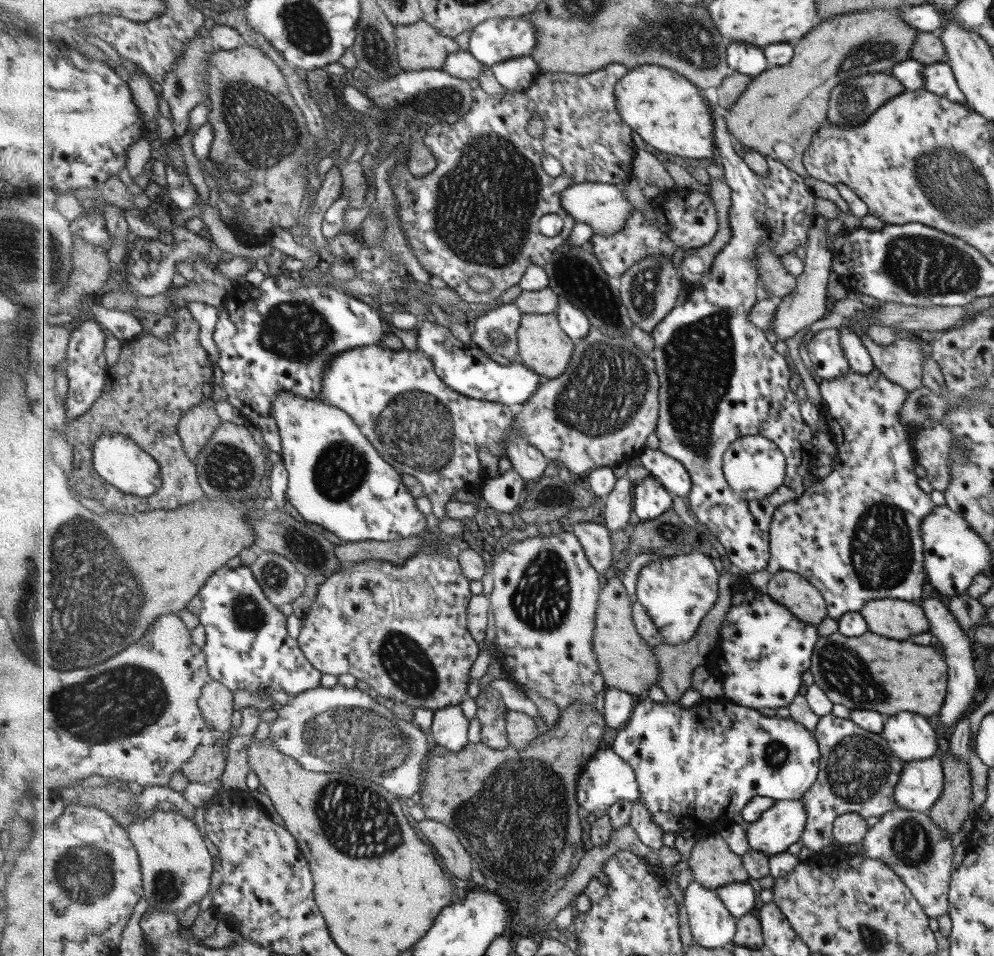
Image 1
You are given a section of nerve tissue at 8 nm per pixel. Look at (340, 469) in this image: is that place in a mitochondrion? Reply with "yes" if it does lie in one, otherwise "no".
yes

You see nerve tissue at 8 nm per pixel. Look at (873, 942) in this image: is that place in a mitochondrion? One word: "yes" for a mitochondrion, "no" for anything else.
yes

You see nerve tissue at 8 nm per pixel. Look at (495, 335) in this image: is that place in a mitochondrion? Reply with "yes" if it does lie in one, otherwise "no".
yes

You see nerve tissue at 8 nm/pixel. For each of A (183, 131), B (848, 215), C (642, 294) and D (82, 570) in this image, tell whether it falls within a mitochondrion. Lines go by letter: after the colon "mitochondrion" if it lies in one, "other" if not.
A: other
B: other
C: mitochondrion
D: mitochondrion

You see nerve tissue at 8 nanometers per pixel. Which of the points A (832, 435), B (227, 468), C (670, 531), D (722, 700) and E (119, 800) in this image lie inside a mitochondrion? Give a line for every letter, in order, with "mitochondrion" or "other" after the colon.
A: other
B: mitochondrion
C: mitochondrion
D: other
E: other

